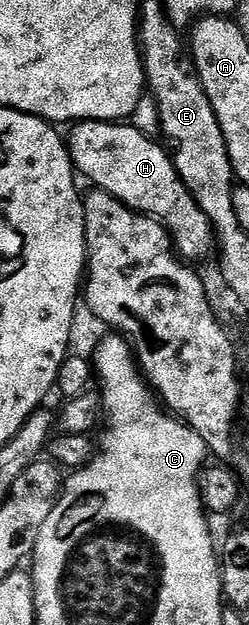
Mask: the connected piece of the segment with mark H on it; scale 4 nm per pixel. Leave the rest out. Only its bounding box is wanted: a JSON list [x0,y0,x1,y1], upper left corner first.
[66,120,213,262]

